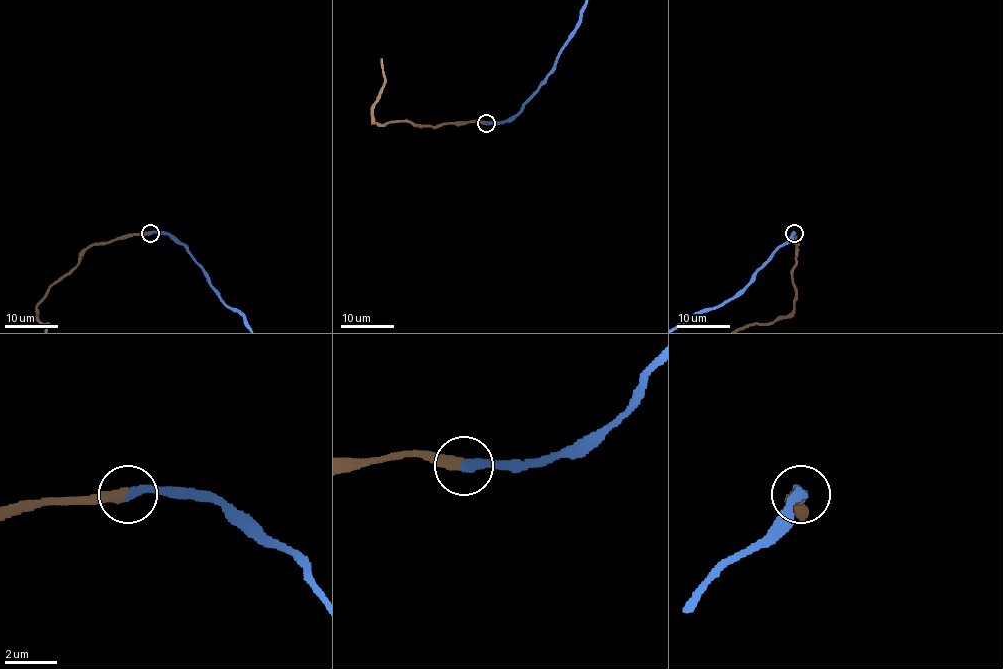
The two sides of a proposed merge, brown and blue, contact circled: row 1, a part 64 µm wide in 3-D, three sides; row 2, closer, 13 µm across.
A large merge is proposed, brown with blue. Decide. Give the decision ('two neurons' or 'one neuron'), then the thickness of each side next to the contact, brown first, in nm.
one neuron | 400/360 nm

